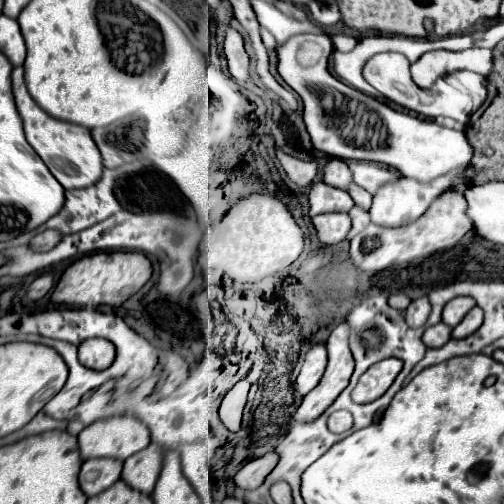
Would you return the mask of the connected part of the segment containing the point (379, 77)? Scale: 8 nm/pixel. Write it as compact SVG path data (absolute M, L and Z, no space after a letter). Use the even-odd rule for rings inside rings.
M400 53L374 55L364 67L364 77L386 99L390 99L396 105L406 107L414 113L420 113L428 119L442 115L442 117L452 117L460 123L466 123L470 119L470 115L486 101L486 77L484 75L478 75L478 73L472 73L472 71L456 71L456 73L450 73L450 75L438 79L434 83L434 87L420 89L410 77L408 59Z

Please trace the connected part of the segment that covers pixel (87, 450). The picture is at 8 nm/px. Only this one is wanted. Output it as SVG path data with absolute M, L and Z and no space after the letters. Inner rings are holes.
M130 415L98 419L78 433L78 447L82 459L112 457L124 461L136 451L148 447L148 443L148 427Z

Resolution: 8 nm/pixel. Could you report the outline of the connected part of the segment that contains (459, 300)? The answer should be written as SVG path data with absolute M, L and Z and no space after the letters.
M456 297L452 299L446 307L444 307L444 313L442 313L442 323L448 325L448 327L456 327L462 317L474 307L474 301L468 299L468 297Z

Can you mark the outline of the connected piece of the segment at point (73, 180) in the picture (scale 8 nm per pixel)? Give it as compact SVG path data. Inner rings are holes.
M14 67L12 89L14 89L14 97L16 97L16 107L24 119L24 131L26 131L28 143L42 157L42 161L48 165L50 173L62 183L62 187L80 189L80 187L90 187L92 183L96 183L96 179L100 179L100 175L102 175L102 155L90 135L90 129L46 115L46 111L42 111L36 105L36 101L30 97L30 93L26 89L24 67Z

